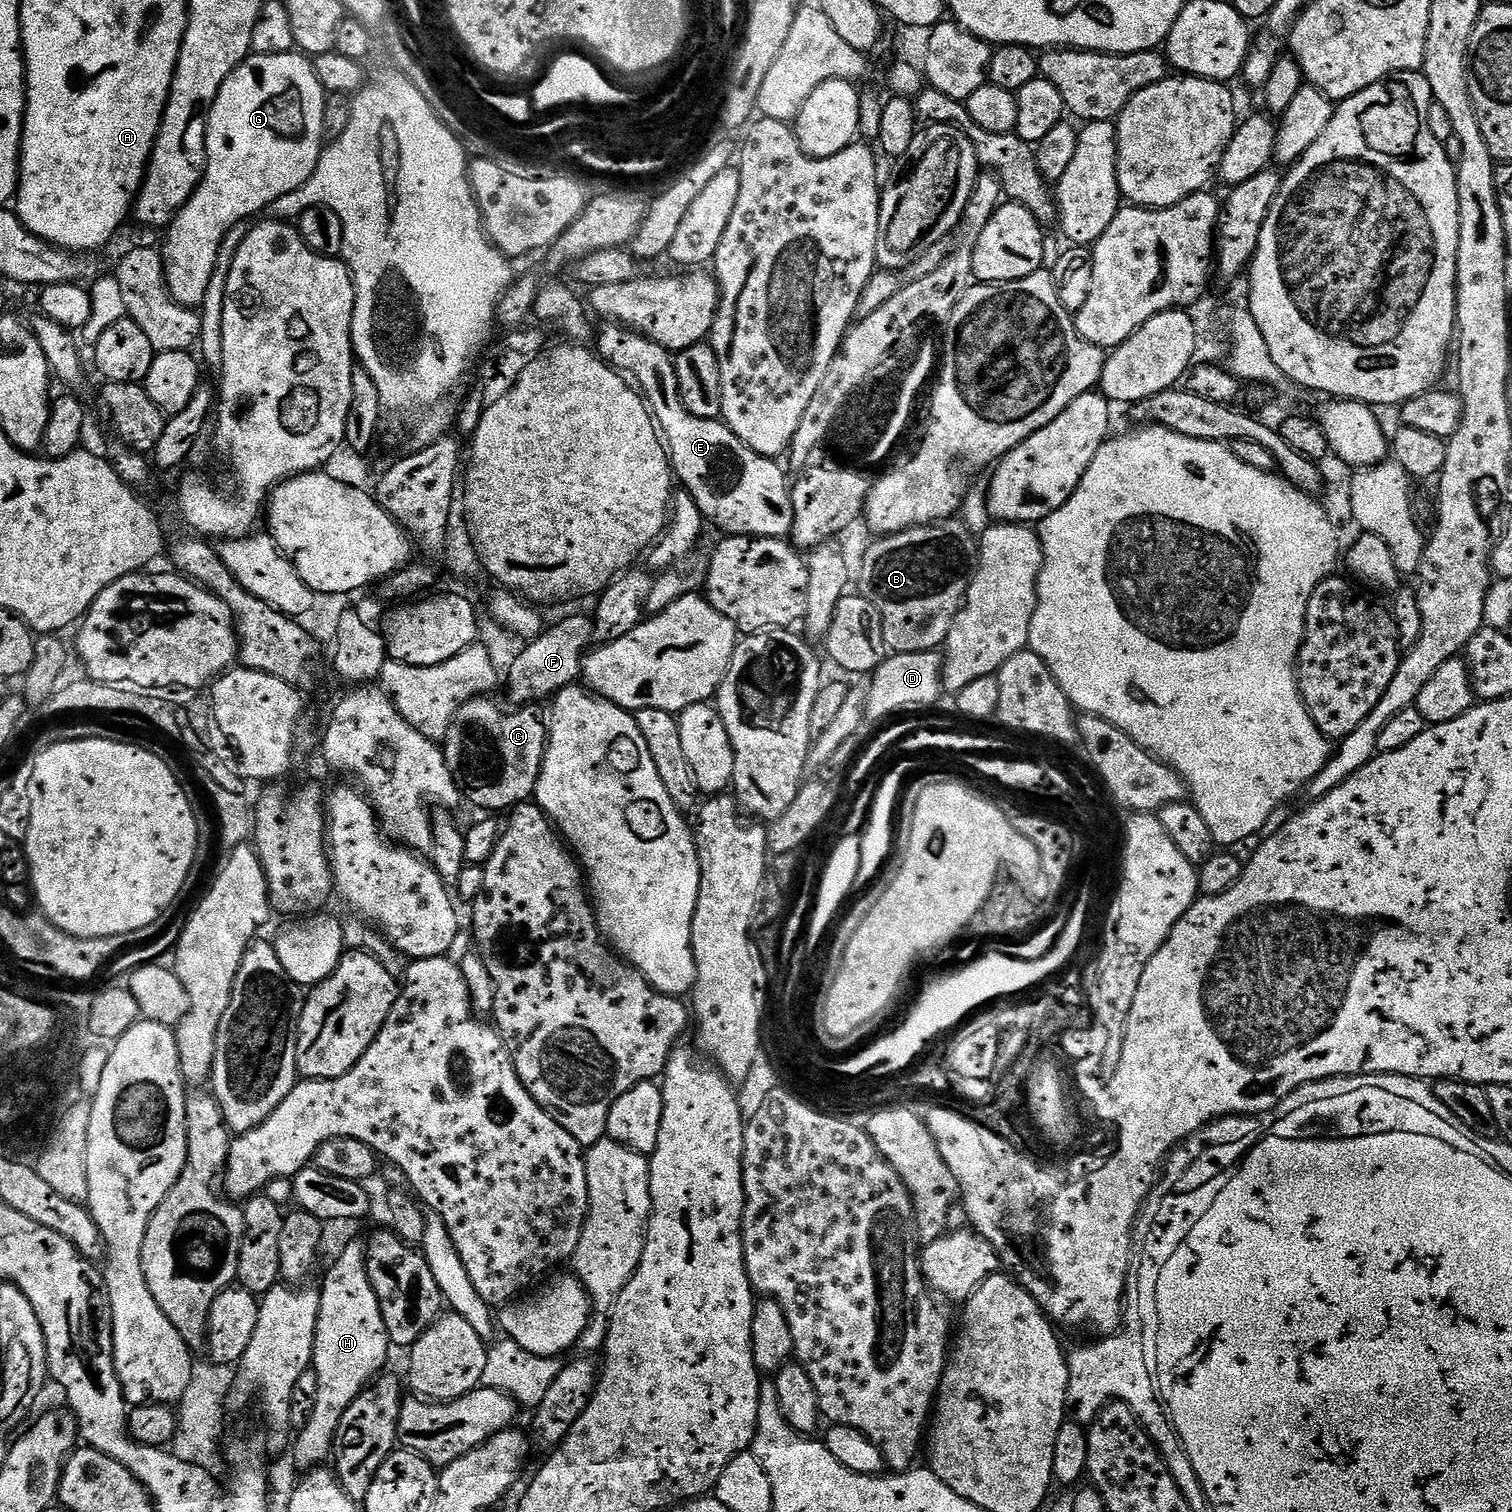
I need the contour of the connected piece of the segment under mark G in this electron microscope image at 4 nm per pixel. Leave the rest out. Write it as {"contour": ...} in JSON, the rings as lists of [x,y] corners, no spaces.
{"contour":[[[296,50],[269,56],[249,55],[232,71],[230,78],[222,82],[222,90],[218,90],[218,98],[208,115],[204,177],[168,225],[168,237],[162,247],[168,293],[183,308],[196,310],[201,307],[210,276],[221,259],[220,243],[227,238],[228,231],[247,216],[259,217],[271,204],[278,202],[278,198],[289,196],[302,187],[310,174],[314,174],[314,166],[318,166],[320,153],[326,147],[323,132],[325,97],[315,63]]]}

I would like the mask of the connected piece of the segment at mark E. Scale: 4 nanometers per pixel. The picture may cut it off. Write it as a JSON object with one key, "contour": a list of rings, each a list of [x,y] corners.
{"contour":[[[604,326],[604,329],[599,329],[598,344],[600,340],[600,348],[598,347],[598,355],[609,368],[616,369],[625,380],[631,382],[638,389],[641,396],[644,398],[645,404],[648,406],[649,412],[652,414],[652,419],[656,421],[657,429],[667,447],[668,455],[672,470],[677,481],[682,483],[683,491],[688,492],[694,498],[694,502],[698,502],[698,510],[703,514],[705,521],[709,525],[717,524],[718,527],[724,531],[728,536],[754,536],[766,538],[774,538],[775,540],[787,537],[791,533],[794,526],[794,502],[792,501],[792,484],[788,476],[779,468],[775,459],[767,456],[759,456],[754,450],[747,448],[740,439],[737,438],[733,432],[730,431],[728,425],[724,423],[723,419],[707,420],[706,418],[694,418],[694,414],[690,414],[686,410],[686,406],[682,406],[682,398],[678,394],[678,374],[676,373],[676,362],[673,353],[667,352],[662,346],[658,346],[658,342],[654,342],[650,338],[646,338],[640,332],[633,332],[632,329],[623,326]]]}

